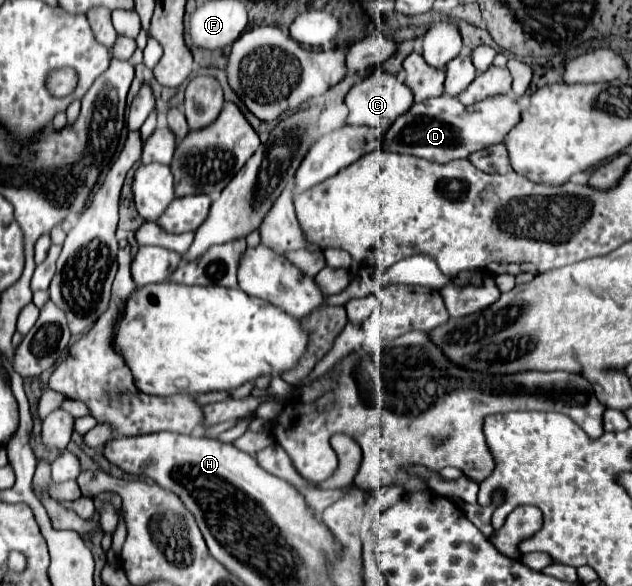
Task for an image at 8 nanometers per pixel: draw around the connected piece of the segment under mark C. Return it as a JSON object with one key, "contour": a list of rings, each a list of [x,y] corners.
{"contour":[[[375,68],[367,78],[357,82],[345,96],[345,104],[349,108],[347,124],[365,124],[379,130],[385,130],[393,124],[395,118],[399,118],[403,112],[407,112],[413,104],[413,92],[407,88],[403,80],[399,80],[395,74],[389,74],[381,68]]]}

